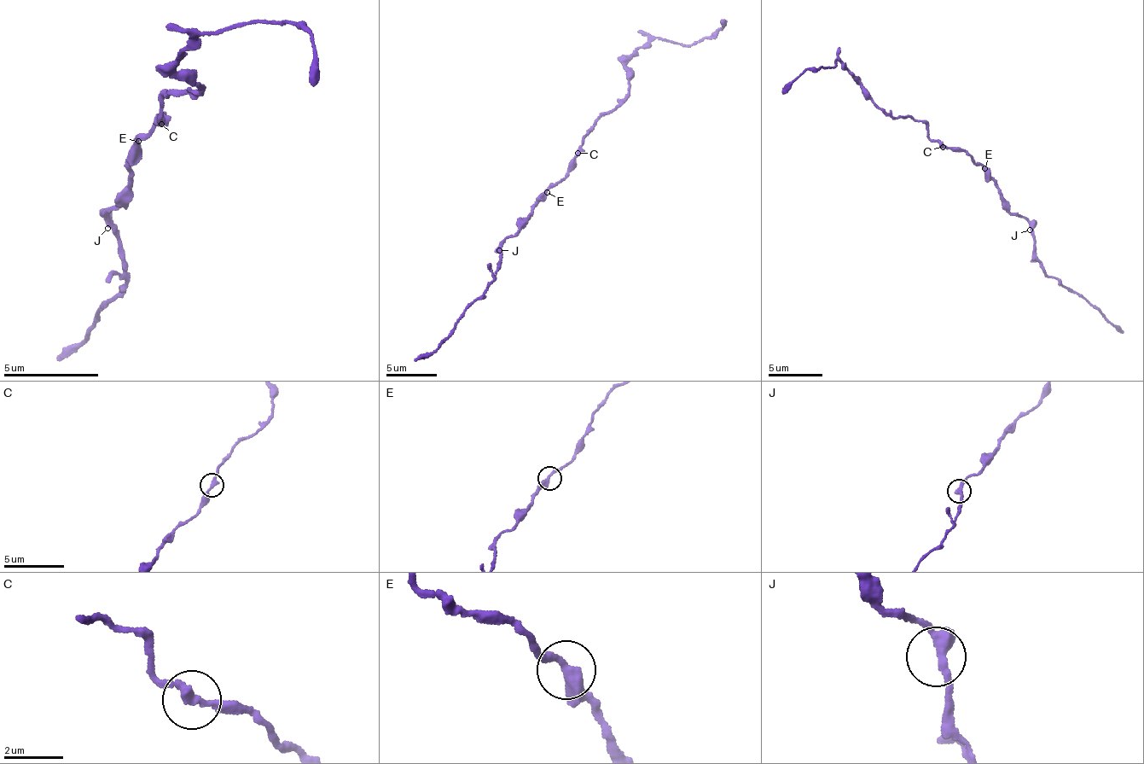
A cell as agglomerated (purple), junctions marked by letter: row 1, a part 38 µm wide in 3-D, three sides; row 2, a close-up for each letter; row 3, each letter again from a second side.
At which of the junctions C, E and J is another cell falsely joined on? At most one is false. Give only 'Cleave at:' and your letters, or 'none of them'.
Cleave at: none of them

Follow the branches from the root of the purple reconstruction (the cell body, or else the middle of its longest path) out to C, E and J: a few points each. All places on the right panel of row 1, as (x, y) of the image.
C: (963, 152), (943, 147)
E: (963, 152), (984, 168)
J: (963, 152), (984, 166), (984, 173), (995, 181), (1002, 207), (1027, 220), (1030, 230)

